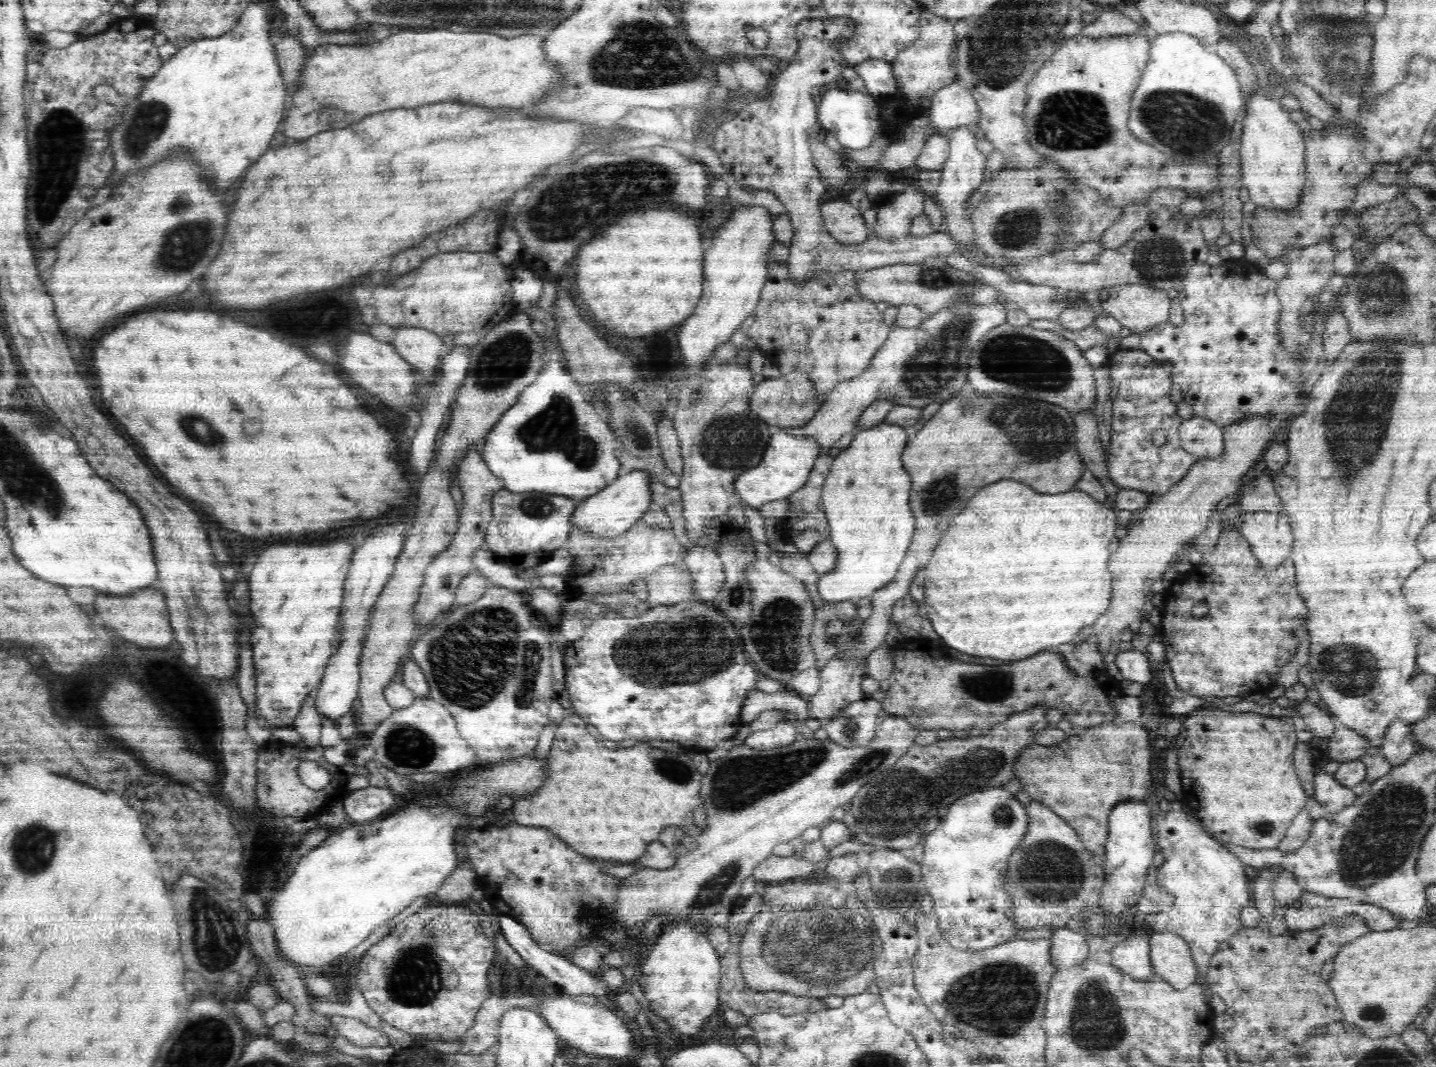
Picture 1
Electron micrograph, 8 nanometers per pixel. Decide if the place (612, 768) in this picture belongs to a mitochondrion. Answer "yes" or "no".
no

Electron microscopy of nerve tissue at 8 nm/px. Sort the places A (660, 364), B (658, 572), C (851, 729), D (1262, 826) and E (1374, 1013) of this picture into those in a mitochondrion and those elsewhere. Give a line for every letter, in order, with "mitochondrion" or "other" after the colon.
A: other
B: other
C: mitochondrion
D: mitochondrion
E: mitochondrion

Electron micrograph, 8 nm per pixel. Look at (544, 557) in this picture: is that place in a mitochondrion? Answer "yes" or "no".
no

